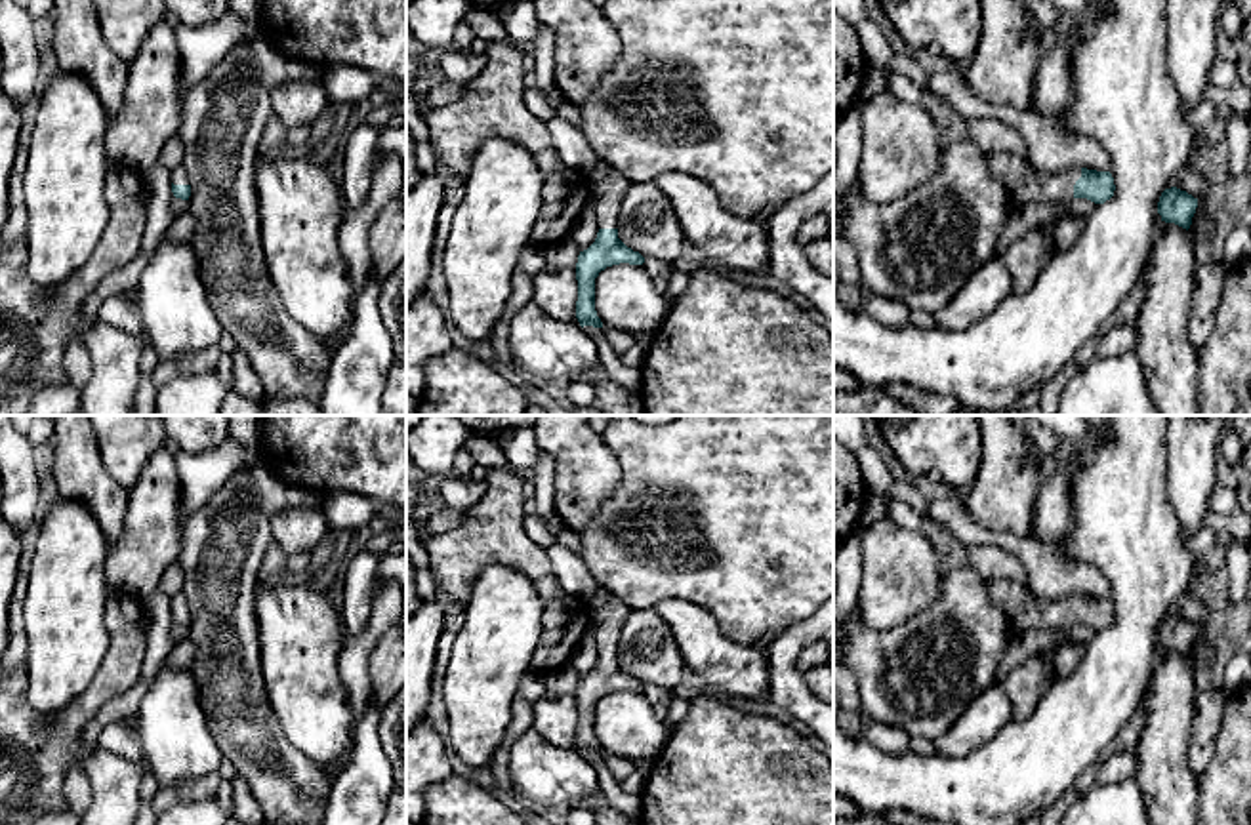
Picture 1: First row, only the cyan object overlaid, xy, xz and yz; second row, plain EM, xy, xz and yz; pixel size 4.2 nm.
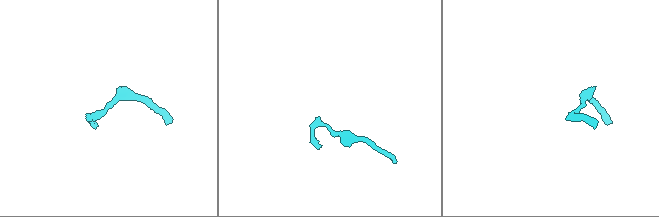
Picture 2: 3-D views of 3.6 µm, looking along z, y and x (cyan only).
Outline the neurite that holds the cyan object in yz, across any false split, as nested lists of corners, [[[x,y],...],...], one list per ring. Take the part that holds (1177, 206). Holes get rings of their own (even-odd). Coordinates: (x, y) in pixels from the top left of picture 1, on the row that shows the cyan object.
[[[1177,187],[1165,189],[1158,202],[1158,213],[1161,215],[1161,221],[1175,223],[1186,231],[1192,225],[1196,208],[1198,198]]]

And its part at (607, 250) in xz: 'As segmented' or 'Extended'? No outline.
Extended

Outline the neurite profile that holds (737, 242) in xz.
[[[664,171],[654,183],[669,198],[687,242],[700,255],[732,271],[769,271],[770,236],[755,217],[728,211],[711,185],[688,173]]]

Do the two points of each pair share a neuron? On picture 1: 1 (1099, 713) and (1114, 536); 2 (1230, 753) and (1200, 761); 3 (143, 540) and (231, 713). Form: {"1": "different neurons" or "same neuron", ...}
{"1": "same neuron", "2": "different neurons", "3": "different neurons"}

